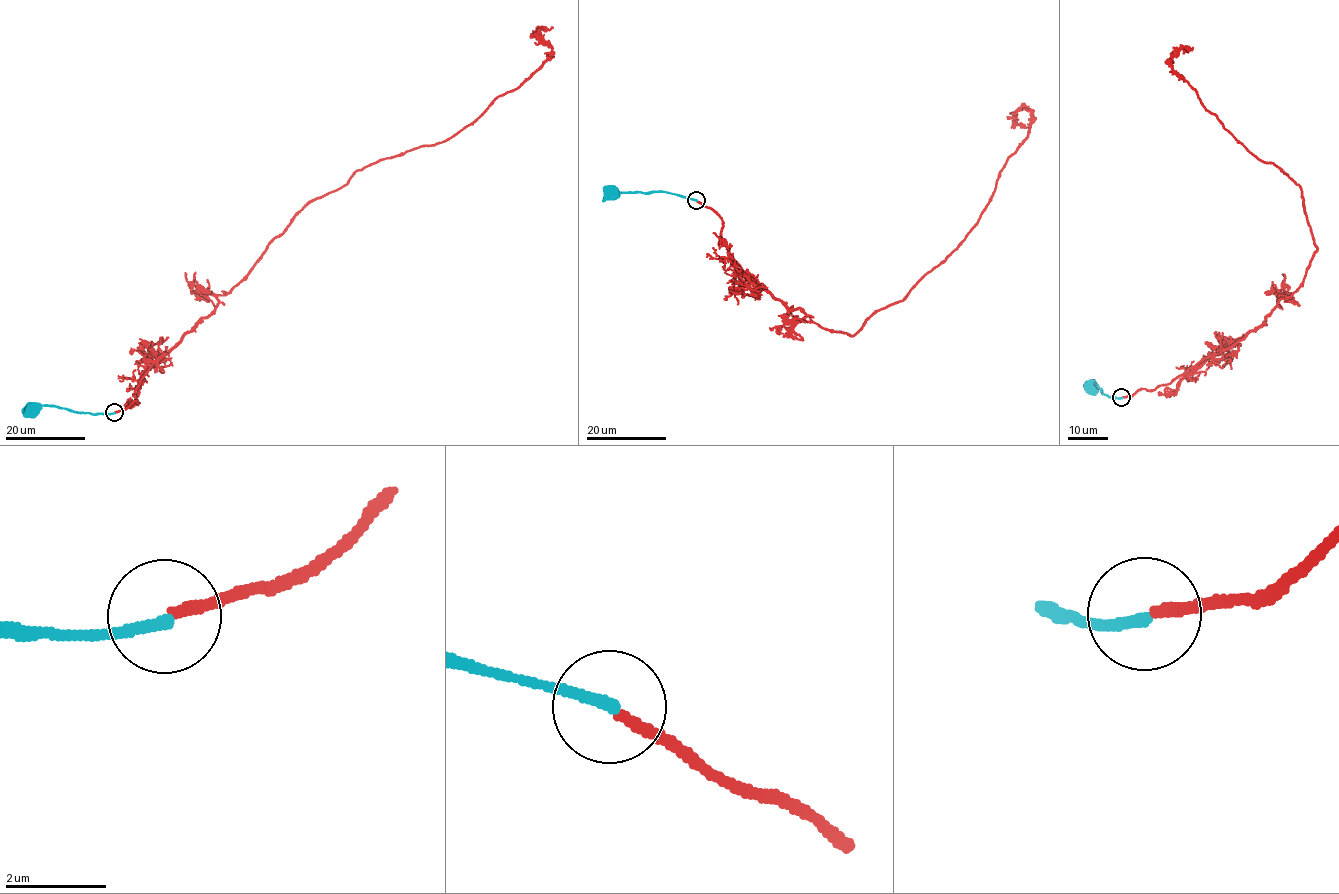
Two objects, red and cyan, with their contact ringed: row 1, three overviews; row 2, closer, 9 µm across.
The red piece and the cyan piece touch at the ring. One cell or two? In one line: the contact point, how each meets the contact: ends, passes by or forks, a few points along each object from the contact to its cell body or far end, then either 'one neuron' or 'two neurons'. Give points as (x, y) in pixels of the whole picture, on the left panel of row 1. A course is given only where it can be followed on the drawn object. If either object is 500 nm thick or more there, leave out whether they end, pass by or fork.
place (114, 412); red ends; cyan ends; course red (114, 412), (308, 203), (470, 124), (545, 62), (538, 32), (553, 27); course cyan (114, 412), (92, 414), (49, 405), (36, 406), (22, 412); two neurons

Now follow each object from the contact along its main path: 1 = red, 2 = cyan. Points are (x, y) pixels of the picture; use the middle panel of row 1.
1: (696, 201), (775, 299), (856, 335), (954, 251), (1027, 137), (1020, 109), (1014, 118), (1031, 127)
2: (696, 201), (662, 191), (613, 192), (603, 201)

